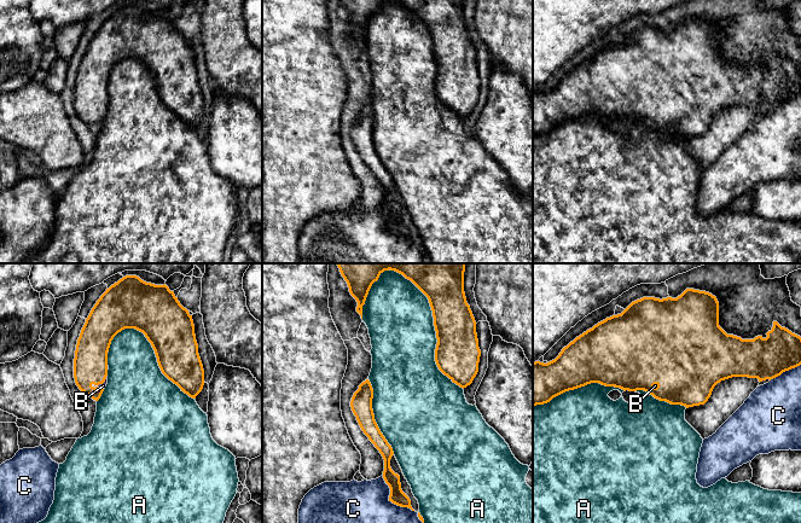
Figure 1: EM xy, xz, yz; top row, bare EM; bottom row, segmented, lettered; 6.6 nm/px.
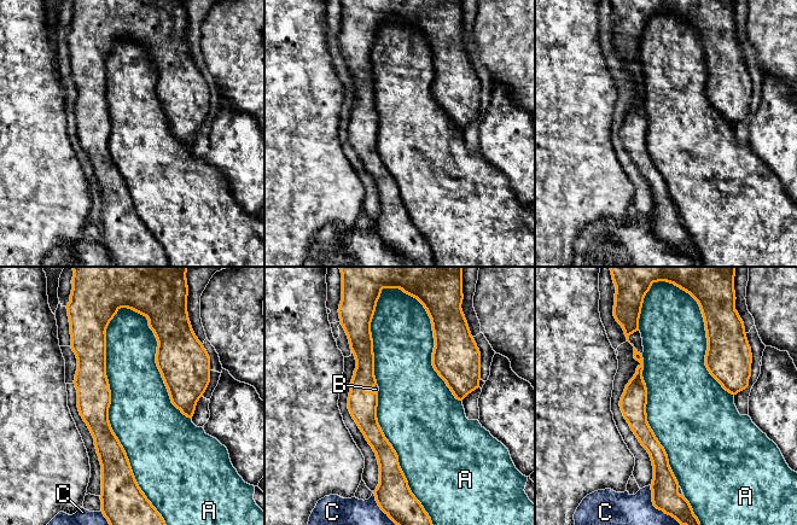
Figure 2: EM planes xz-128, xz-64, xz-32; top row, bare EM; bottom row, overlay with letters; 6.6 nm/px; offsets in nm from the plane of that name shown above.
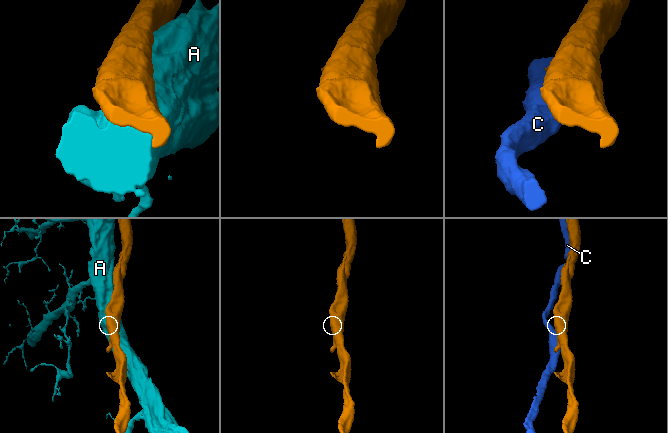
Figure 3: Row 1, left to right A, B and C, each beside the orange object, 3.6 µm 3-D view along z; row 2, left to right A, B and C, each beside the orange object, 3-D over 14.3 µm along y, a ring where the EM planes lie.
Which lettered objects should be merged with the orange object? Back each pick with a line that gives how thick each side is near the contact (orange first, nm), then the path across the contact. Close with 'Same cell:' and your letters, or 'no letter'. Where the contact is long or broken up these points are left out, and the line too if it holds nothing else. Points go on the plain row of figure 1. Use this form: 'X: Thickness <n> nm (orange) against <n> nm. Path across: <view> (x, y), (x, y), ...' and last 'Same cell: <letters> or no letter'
B: Thickness 220 nm (orange) against 40 nm
Same cell: B

